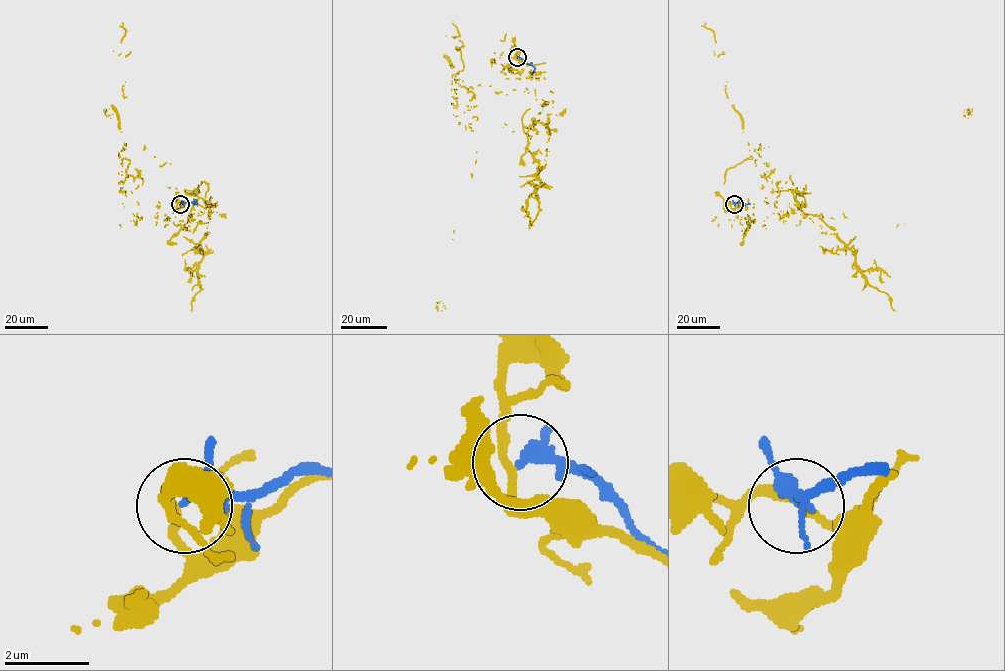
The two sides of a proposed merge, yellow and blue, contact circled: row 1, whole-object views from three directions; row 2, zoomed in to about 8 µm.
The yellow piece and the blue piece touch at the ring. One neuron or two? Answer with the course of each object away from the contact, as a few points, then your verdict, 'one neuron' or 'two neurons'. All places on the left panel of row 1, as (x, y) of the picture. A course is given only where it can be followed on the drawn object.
yellow runs (180, 204), (175, 225), (209, 213), (196, 191), (167, 186), (137, 202), (141, 218), (119, 224), (106, 109); blue runs (180, 204), (193, 203); two neurons

